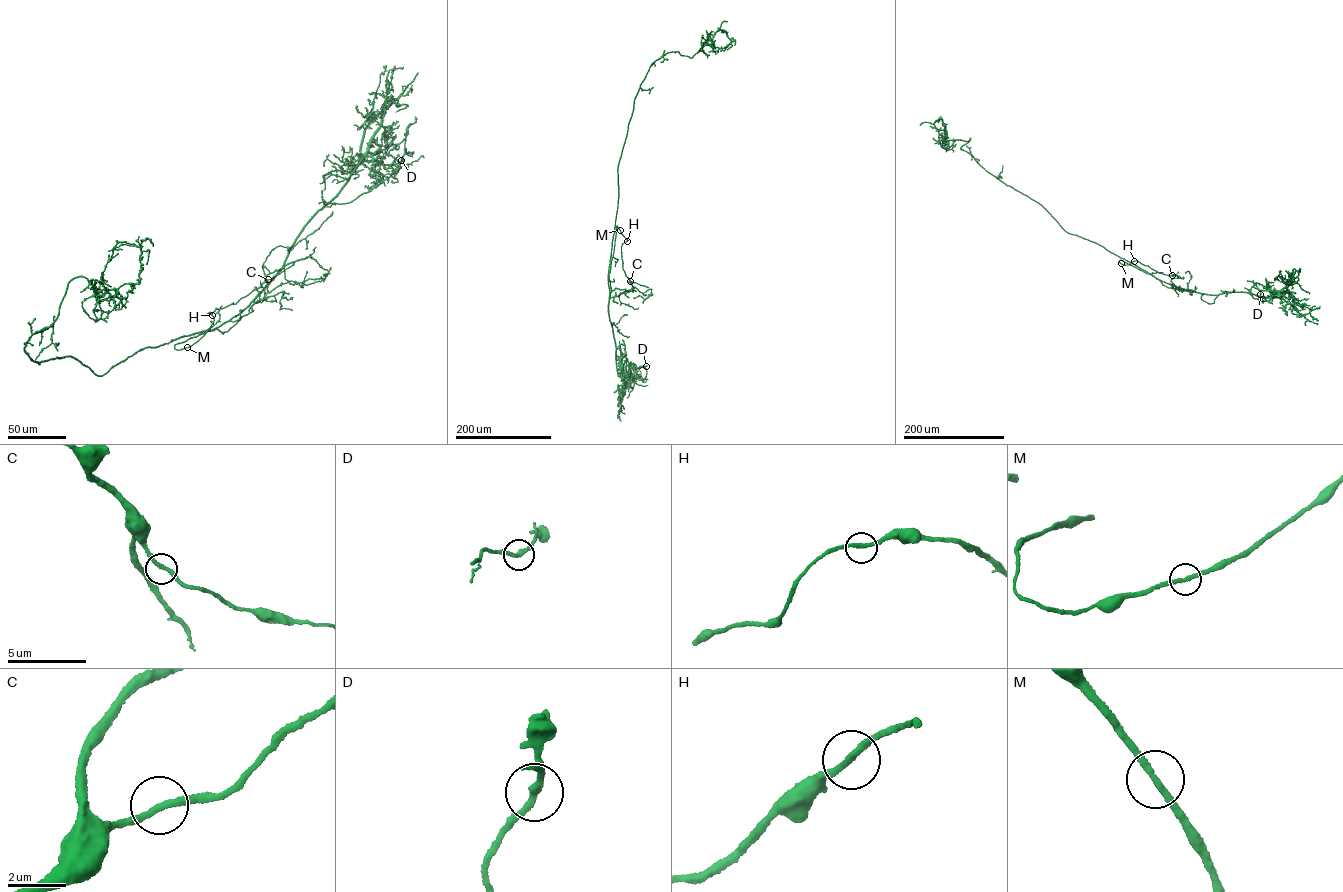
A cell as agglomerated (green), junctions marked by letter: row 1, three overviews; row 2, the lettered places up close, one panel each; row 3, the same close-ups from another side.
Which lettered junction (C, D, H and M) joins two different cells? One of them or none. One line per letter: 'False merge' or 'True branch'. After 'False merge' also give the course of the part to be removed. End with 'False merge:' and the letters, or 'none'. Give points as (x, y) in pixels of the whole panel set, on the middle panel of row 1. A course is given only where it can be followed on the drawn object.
C: True branch
D: True branch
H: True branch
M: True branch
False merge: none

